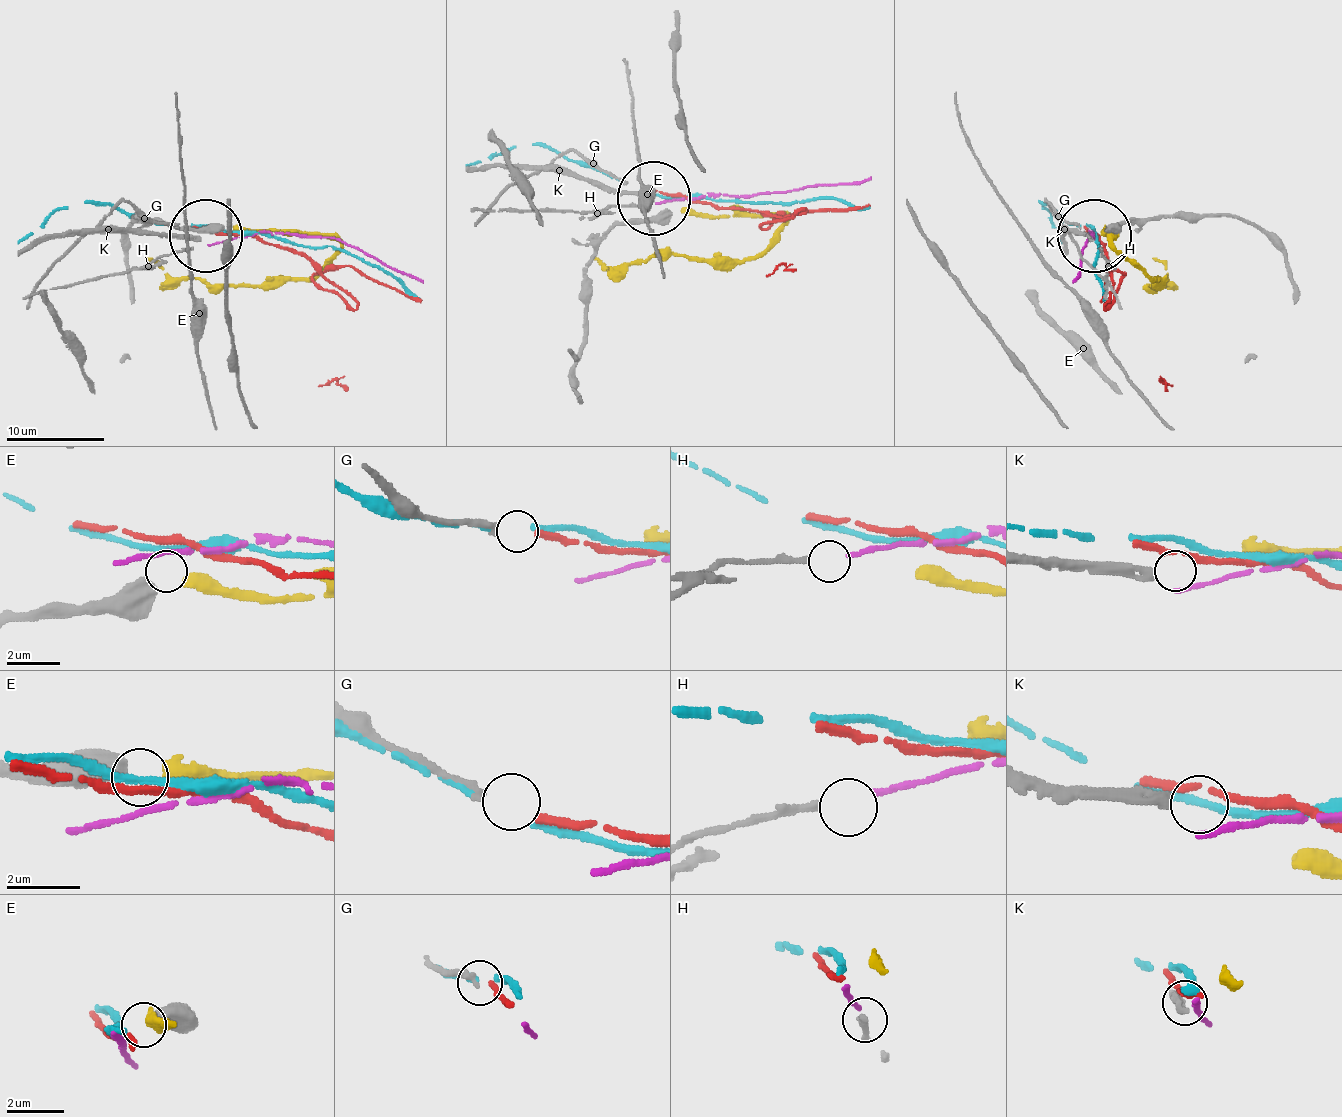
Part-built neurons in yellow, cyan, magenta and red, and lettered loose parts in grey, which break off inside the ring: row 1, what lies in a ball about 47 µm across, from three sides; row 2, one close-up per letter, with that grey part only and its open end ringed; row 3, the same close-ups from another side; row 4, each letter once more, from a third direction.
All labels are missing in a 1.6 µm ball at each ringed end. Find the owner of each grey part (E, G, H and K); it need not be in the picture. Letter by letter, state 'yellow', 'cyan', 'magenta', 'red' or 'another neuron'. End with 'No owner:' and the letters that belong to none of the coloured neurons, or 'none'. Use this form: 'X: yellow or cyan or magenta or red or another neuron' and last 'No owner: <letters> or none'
E: yellow
G: red
H: magenta
K: another neuron
No owner: K

